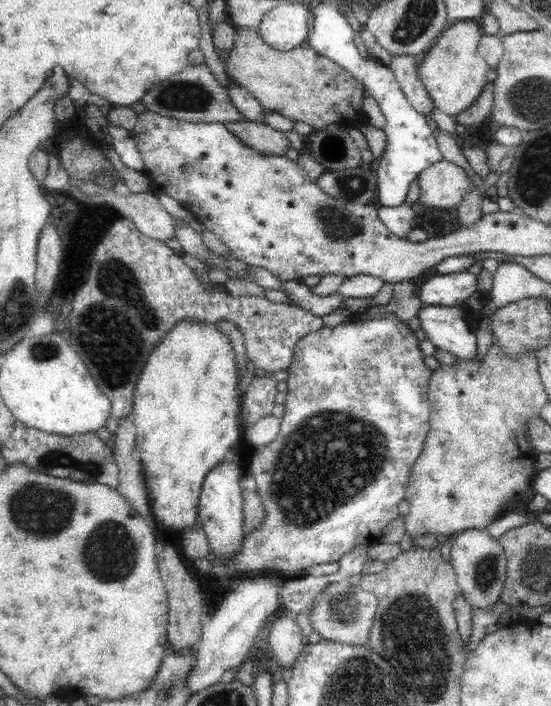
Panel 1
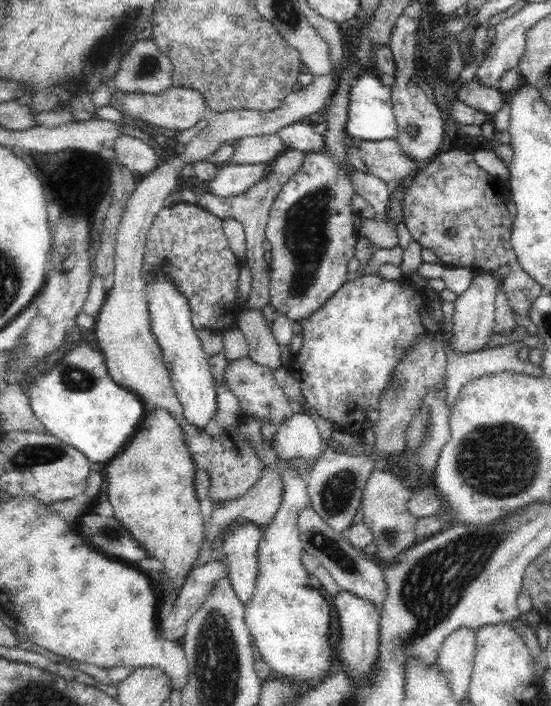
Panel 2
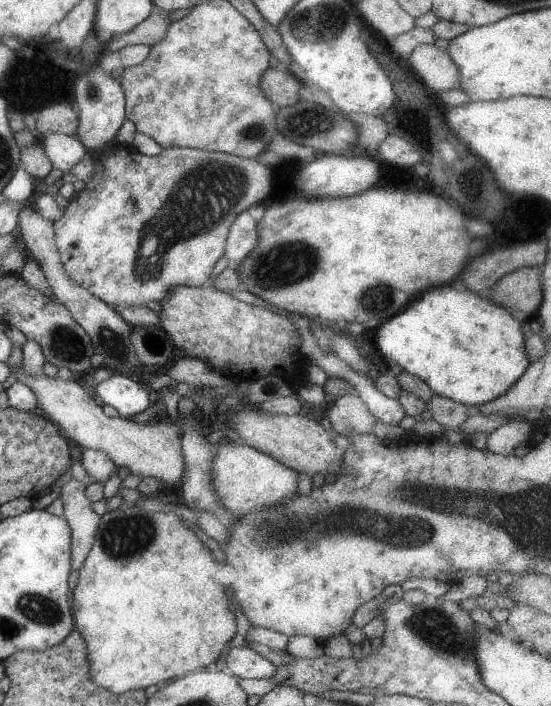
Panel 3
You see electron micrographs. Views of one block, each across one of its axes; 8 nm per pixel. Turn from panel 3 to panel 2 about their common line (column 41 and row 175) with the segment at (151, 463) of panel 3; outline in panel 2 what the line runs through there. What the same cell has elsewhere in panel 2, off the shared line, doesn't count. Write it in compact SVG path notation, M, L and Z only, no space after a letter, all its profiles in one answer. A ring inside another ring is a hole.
M396 139L355 144L366 168L384 182L402 181L412 170L418 171L415 161L402 152Z

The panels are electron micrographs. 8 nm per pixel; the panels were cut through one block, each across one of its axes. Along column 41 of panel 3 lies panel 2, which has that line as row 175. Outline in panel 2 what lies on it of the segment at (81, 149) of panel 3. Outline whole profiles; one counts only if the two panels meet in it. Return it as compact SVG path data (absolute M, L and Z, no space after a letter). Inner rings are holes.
M124 133L114 141L112 150L116 160L139 178L160 164L158 155L146 142Z

